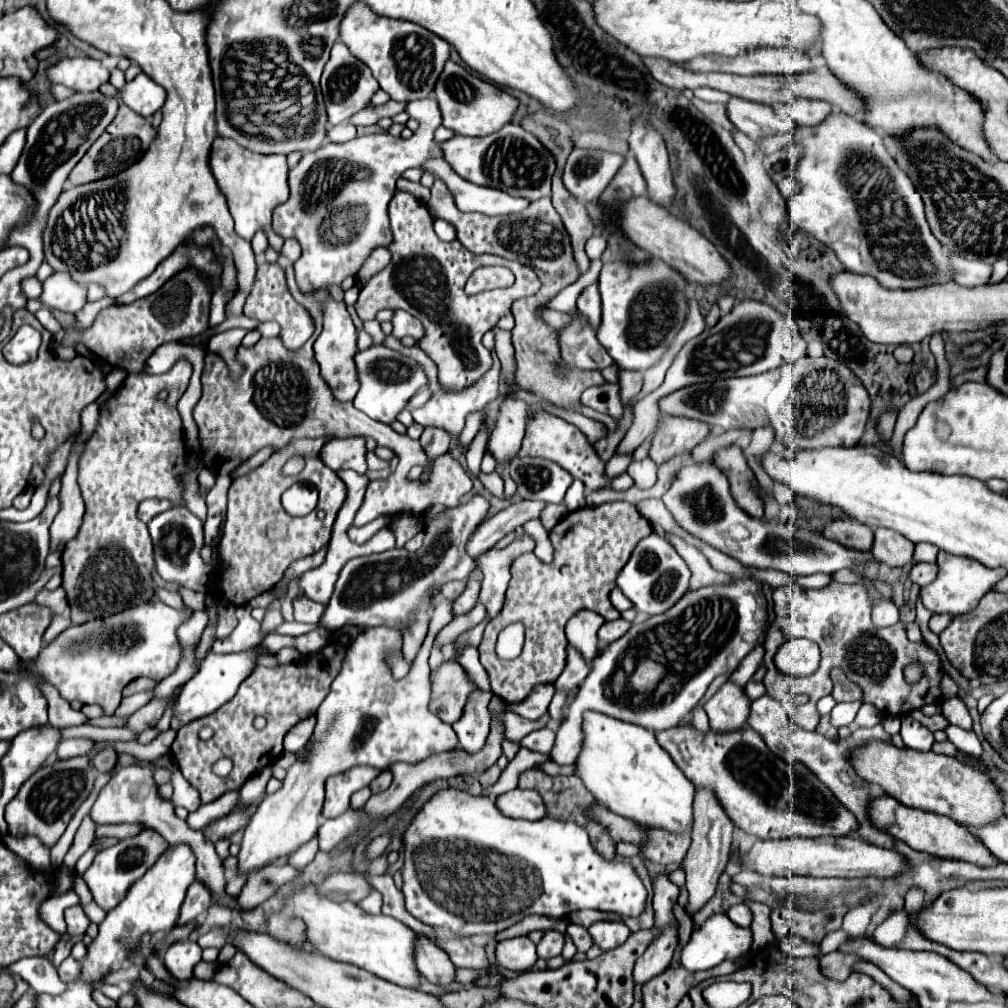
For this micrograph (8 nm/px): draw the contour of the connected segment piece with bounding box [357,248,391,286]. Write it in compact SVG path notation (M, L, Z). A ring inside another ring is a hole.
M375 248L373 254L365 260L363 268L359 270L359 274L357 274L357 284L361 284L361 286L367 284L371 276L375 276L377 272L381 272L381 270L389 264L389 260L391 260L391 252L389 252L387 248Z

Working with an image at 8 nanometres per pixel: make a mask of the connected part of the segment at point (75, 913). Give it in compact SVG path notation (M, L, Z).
M71 906L64 912L64 919L69 934L86 934L90 920L85 916L85 912L79 906Z

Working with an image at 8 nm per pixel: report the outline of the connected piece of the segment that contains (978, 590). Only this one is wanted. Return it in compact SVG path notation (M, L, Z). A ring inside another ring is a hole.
M939 552L937 556L939 564L939 576L935 582L921 588L921 602L927 610L933 614L967 614L971 612L979 600L1001 580L1007 576L1005 568L985 568L983 564L977 564L977 560L969 560L965 556L953 556L947 552Z

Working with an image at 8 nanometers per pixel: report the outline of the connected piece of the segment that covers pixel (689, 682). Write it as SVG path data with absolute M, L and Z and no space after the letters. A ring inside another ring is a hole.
M735 578L727 590L719 590L715 586L701 588L697 592L685 594L669 612L647 618L645 622L635 622L627 630L627 634L613 644L591 664L591 672L581 684L581 692L569 706L567 718L557 730L555 744L549 752L551 762L559 766L569 766L577 760L581 750L581 720L585 710L597 710L607 716L615 716L619 720L641 724L653 732L667 730L677 726L691 708L703 698L711 680L719 674L731 672L739 666L739 662L757 646L763 644L767 632L767 600L761 592L761 584L753 580Z

